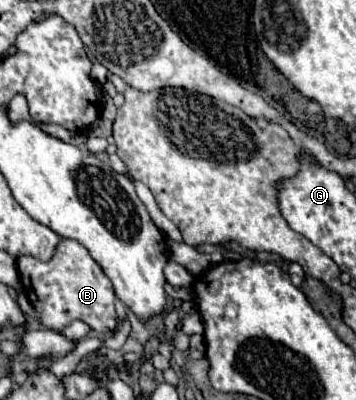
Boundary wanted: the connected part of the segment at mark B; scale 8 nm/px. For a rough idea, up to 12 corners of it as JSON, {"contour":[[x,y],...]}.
{"contour":[[79,242],[17,258],[47,328],[117,328],[111,280]]}

